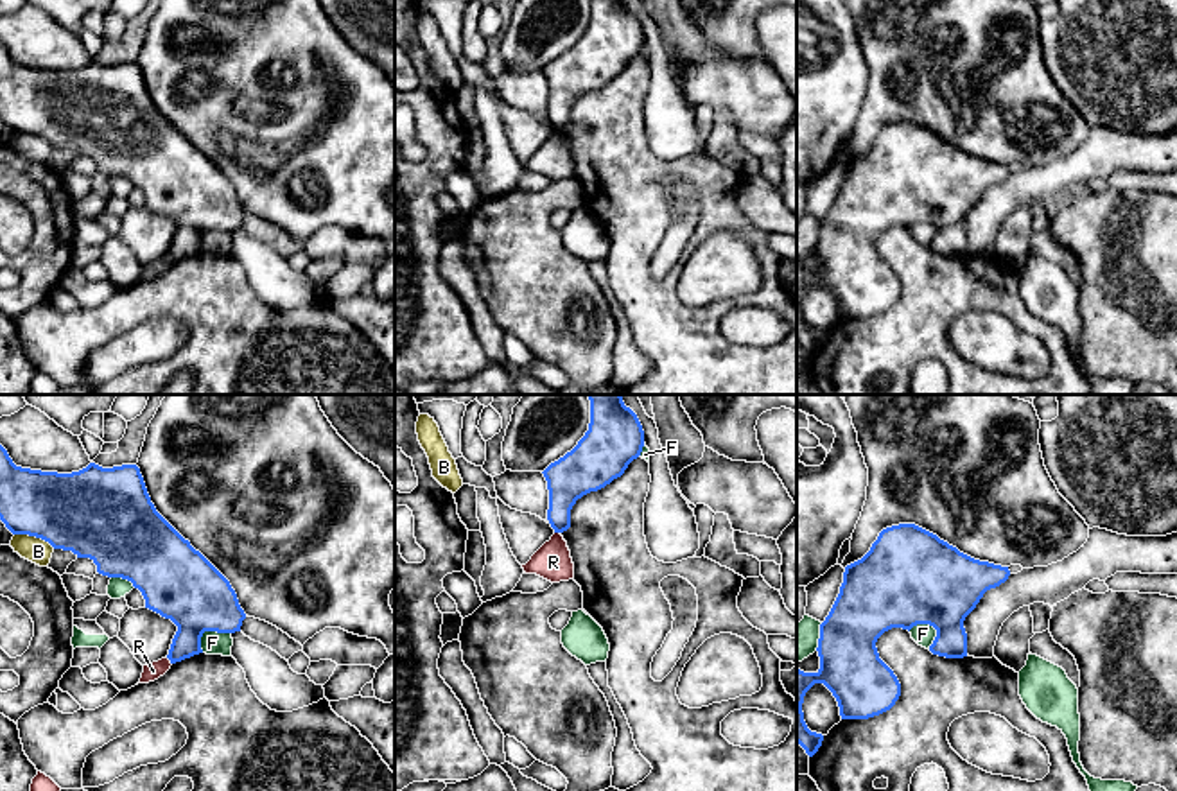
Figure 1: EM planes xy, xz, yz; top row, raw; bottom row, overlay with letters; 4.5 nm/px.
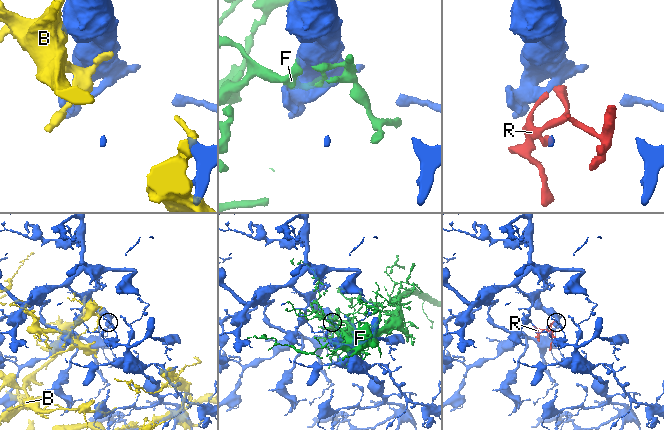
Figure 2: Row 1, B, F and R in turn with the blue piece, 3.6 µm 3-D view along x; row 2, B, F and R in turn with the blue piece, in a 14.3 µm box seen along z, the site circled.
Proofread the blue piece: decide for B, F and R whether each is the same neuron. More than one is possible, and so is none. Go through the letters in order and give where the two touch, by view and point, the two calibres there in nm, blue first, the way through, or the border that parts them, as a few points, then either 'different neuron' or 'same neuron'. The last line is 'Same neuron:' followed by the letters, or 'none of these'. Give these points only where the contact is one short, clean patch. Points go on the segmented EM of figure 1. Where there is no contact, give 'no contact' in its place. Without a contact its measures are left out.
B: meets blue in xy at (34, 535); 380 nm thick on the blue side, 120 nm on the other; different neuron
F: meets blue in xy at (207, 630); 320 nm thick on the blue side, 110 nm on the other; different neuron
R: meets blue in xy at (169, 659); 220 nm thick on the blue side, 80 nm on the other; border along xy (167, 657), (171, 664); different neuron
Same neuron: none of these

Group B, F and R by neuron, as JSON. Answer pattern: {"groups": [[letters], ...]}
{"groups": [["B"], ["F"], ["R"]]}

